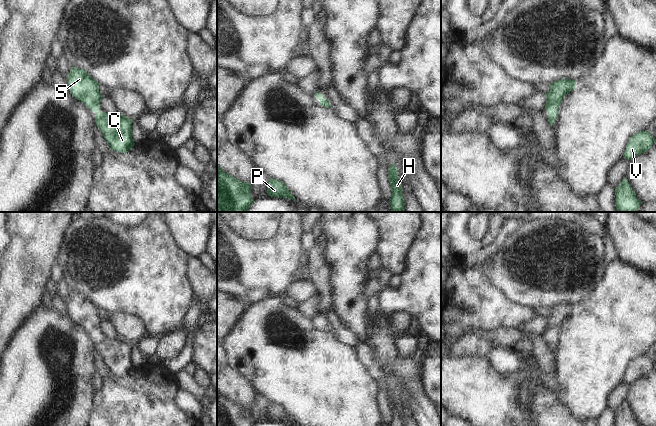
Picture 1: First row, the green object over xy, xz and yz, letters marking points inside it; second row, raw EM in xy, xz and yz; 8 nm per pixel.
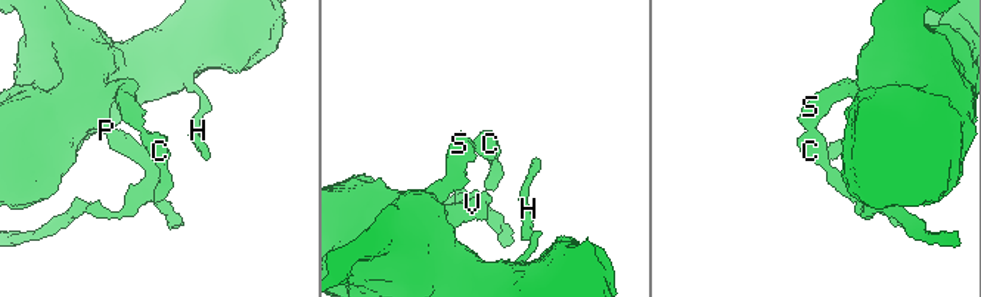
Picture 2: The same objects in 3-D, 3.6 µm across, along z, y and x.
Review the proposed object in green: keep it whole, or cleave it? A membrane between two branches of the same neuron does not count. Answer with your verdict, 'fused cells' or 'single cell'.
single cell

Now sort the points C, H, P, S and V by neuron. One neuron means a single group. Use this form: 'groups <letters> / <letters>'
groups C H P S V

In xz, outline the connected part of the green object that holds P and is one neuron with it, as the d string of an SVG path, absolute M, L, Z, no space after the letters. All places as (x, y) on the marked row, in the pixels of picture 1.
M270 178L267 184L267 195L271 197L281 197L292 199L297 202L295 197L290 193L284 182Z

